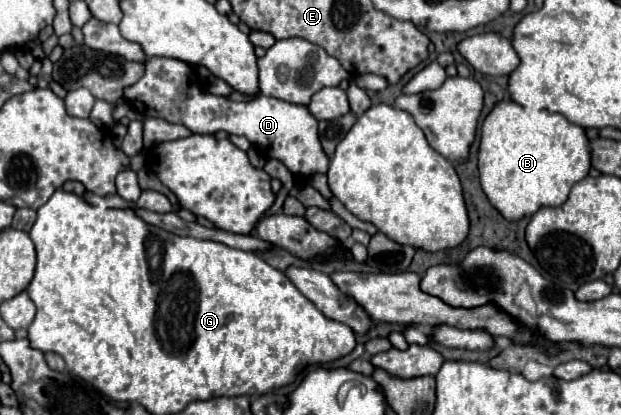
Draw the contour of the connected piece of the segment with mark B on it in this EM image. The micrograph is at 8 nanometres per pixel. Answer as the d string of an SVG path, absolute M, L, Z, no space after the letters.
M503 100L499 102L483 122L481 146L479 146L479 178L481 188L489 202L507 218L519 220L535 214L541 206L561 206L567 200L571 186L583 180L591 168L589 140L577 124L571 124L565 116L557 118L533 118L523 106Z

